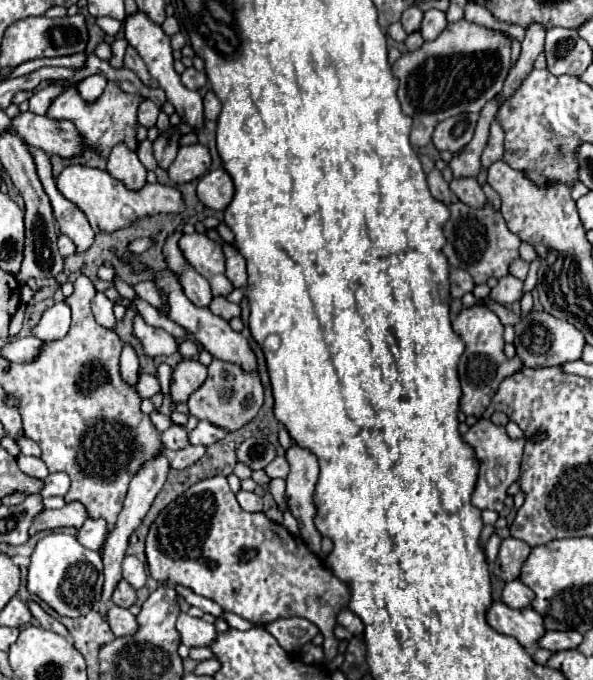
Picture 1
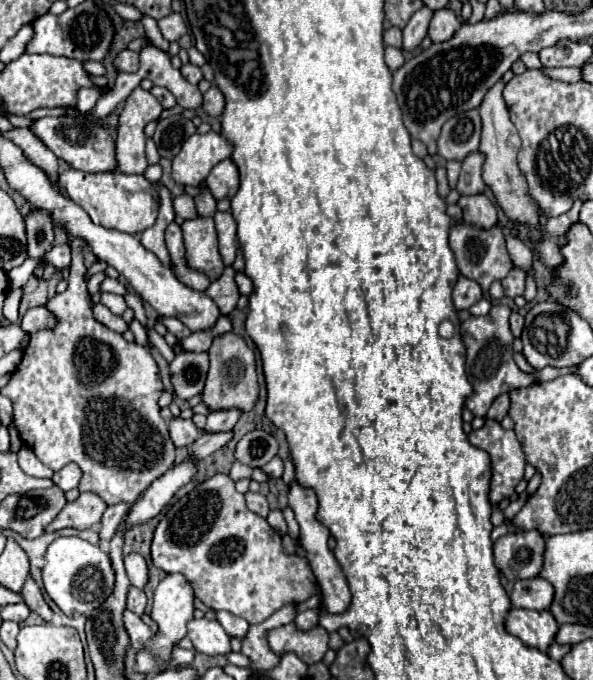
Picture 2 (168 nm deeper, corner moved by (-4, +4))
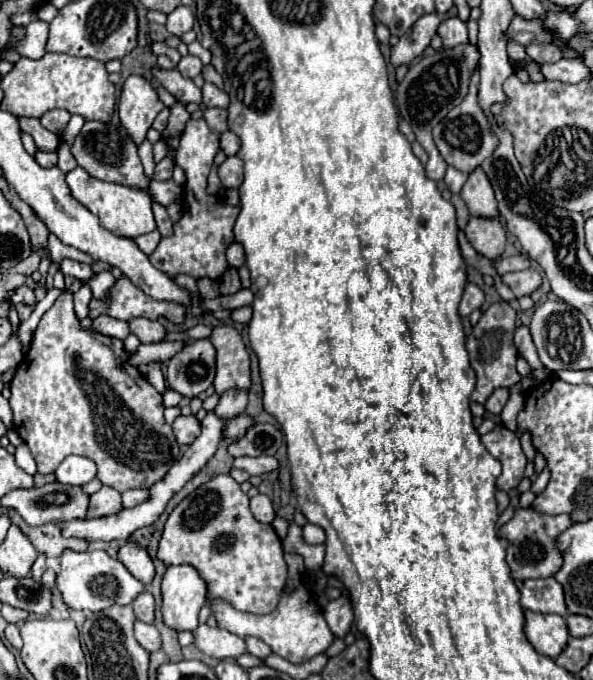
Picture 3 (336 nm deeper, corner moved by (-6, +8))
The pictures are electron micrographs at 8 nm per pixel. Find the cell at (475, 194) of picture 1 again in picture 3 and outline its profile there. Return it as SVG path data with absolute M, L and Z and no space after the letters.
M470 218L464 230L468 242L474 246L478 254L488 260L498 260L504 252L506 232L500 220L486 220L486 218Z

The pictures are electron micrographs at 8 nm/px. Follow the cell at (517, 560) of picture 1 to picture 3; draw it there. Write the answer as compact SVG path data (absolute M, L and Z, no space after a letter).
M518 508L516 514L500 526L498 534L510 542L506 550L506 562L510 566L512 578L516 580L528 580L528 578L550 578L558 572L562 566L562 554L556 548L556 538L570 528L574 522L570 514L542 514L534 508Z

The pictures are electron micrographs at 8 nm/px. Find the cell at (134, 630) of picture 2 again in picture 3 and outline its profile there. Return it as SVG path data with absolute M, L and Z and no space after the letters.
M136 620L136 640L138 644L146 650L146 652L156 652L162 648L162 640L160 640L160 632L154 624L146 624L146 622L140 622Z

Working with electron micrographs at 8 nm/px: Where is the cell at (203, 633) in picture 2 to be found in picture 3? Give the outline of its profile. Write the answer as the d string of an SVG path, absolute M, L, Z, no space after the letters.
M206 624L198 626L194 630L194 644L196 648L200 648L206 656L212 656L216 660L224 660L224 658L238 658L242 654L246 654L246 642L222 628L208 628Z

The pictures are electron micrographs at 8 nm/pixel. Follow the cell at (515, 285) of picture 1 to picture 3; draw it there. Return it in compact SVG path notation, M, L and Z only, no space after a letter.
M528 268L528 270L522 270L522 272L508 272L508 274L502 276L502 280L514 292L516 298L532 296L532 292L536 292L542 284L542 276L534 268Z

